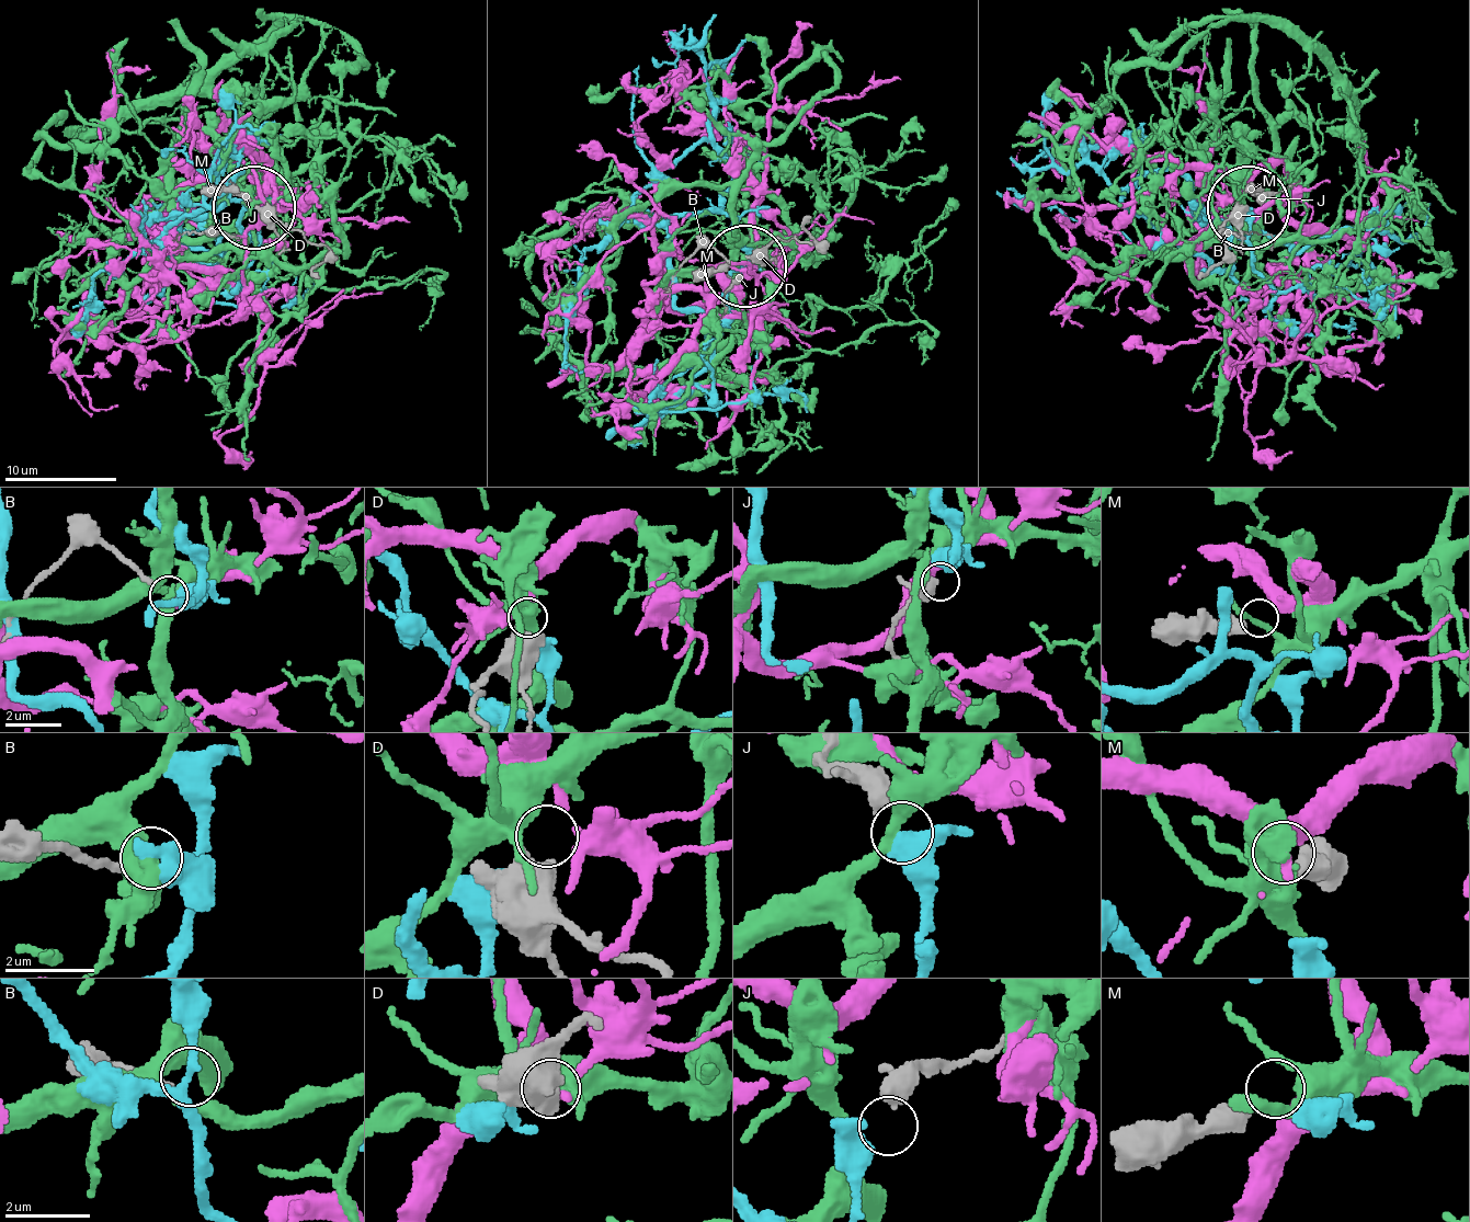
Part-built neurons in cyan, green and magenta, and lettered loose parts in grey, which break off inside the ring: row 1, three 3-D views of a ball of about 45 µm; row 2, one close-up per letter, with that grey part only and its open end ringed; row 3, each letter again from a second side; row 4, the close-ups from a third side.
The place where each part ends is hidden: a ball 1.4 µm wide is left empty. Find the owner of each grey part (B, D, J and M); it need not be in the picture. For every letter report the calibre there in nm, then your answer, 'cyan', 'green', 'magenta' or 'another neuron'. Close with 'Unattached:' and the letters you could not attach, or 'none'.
B: 170 nm | another neuron
D: 440 nm | magenta
J: 360 nm | cyan
M: 500 nm | another neuron
Unattached: B, M

